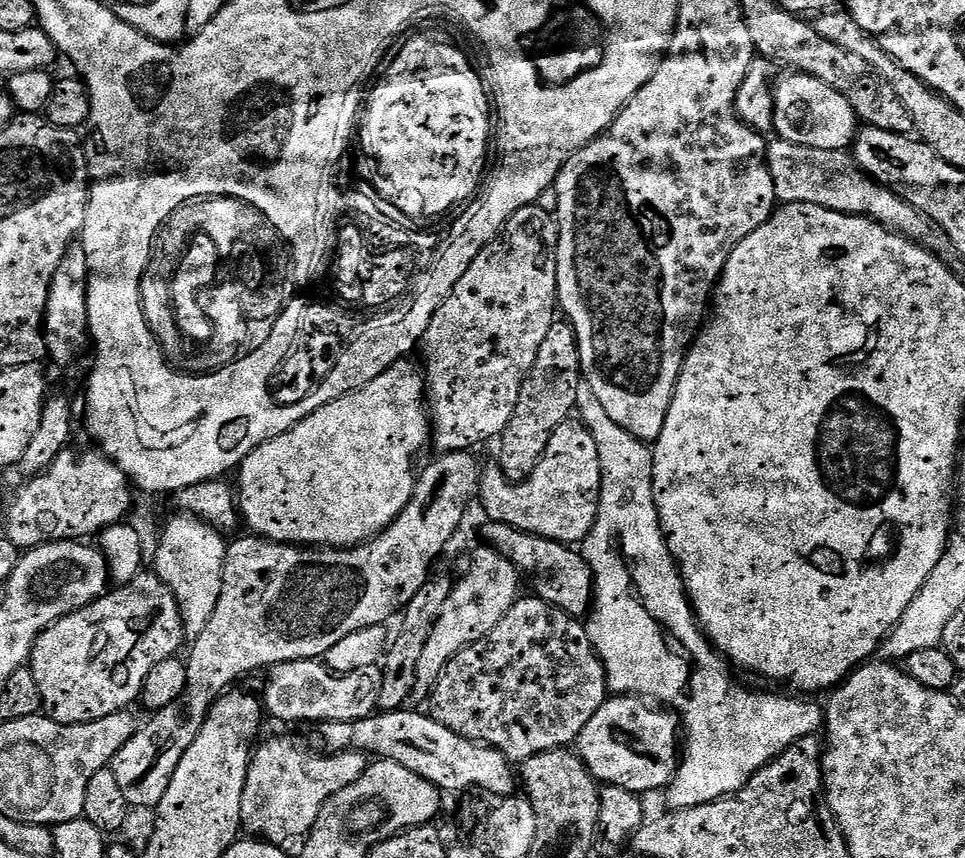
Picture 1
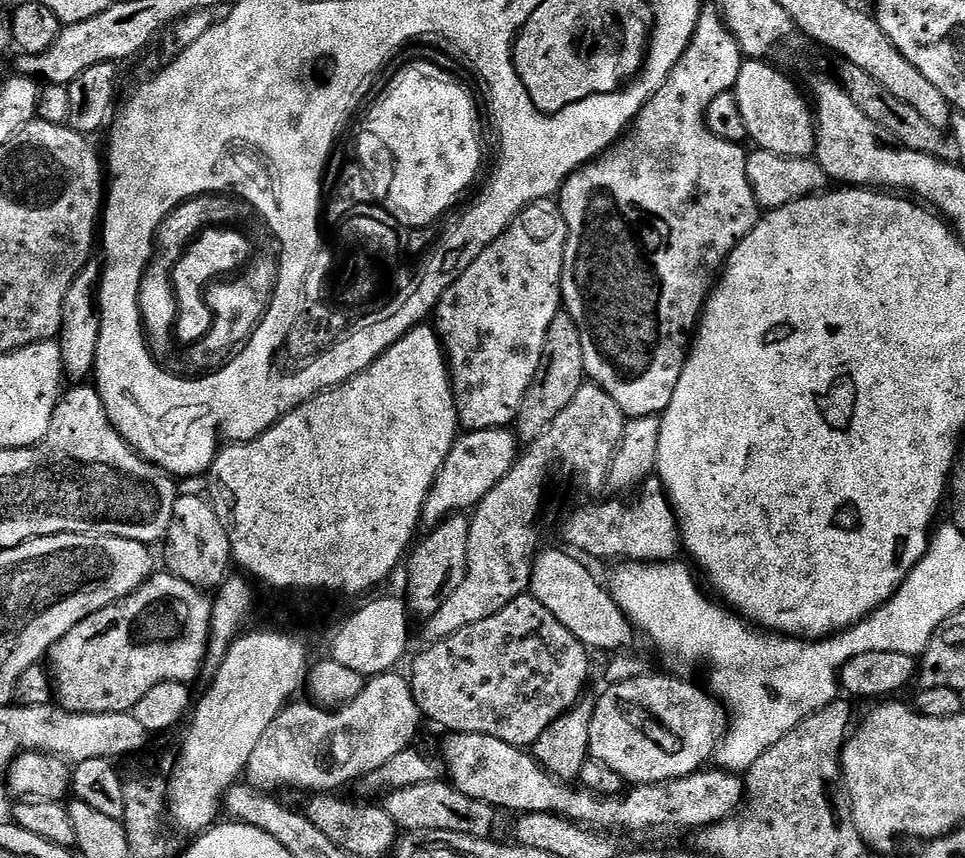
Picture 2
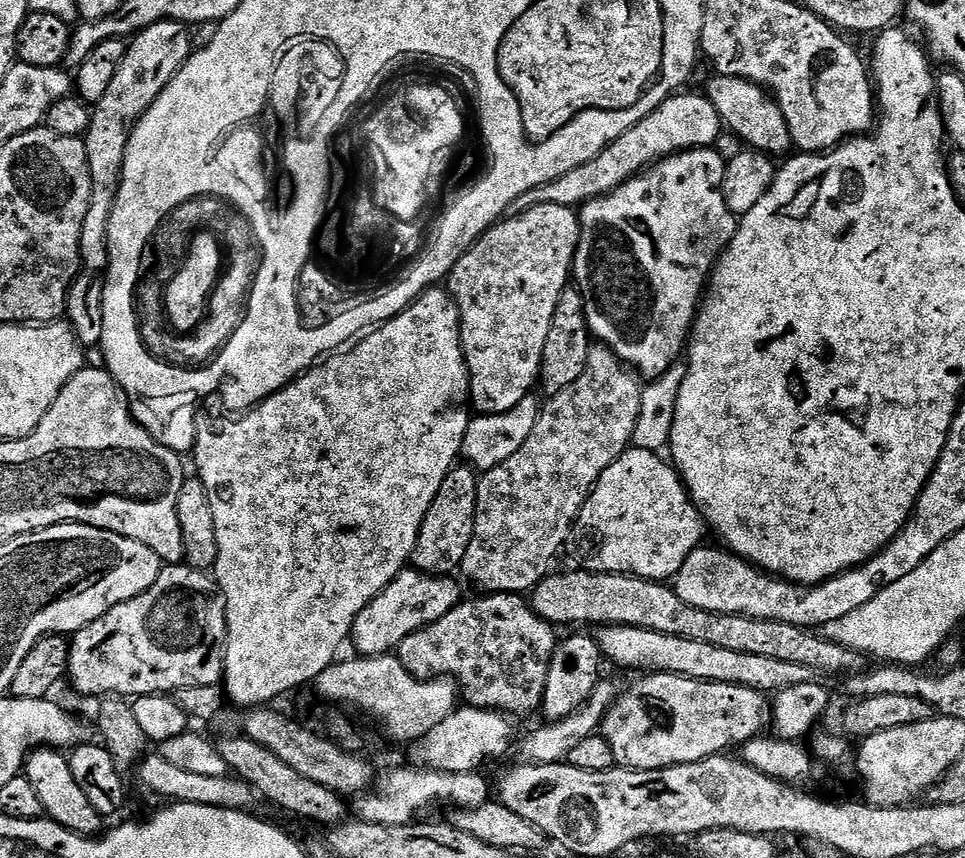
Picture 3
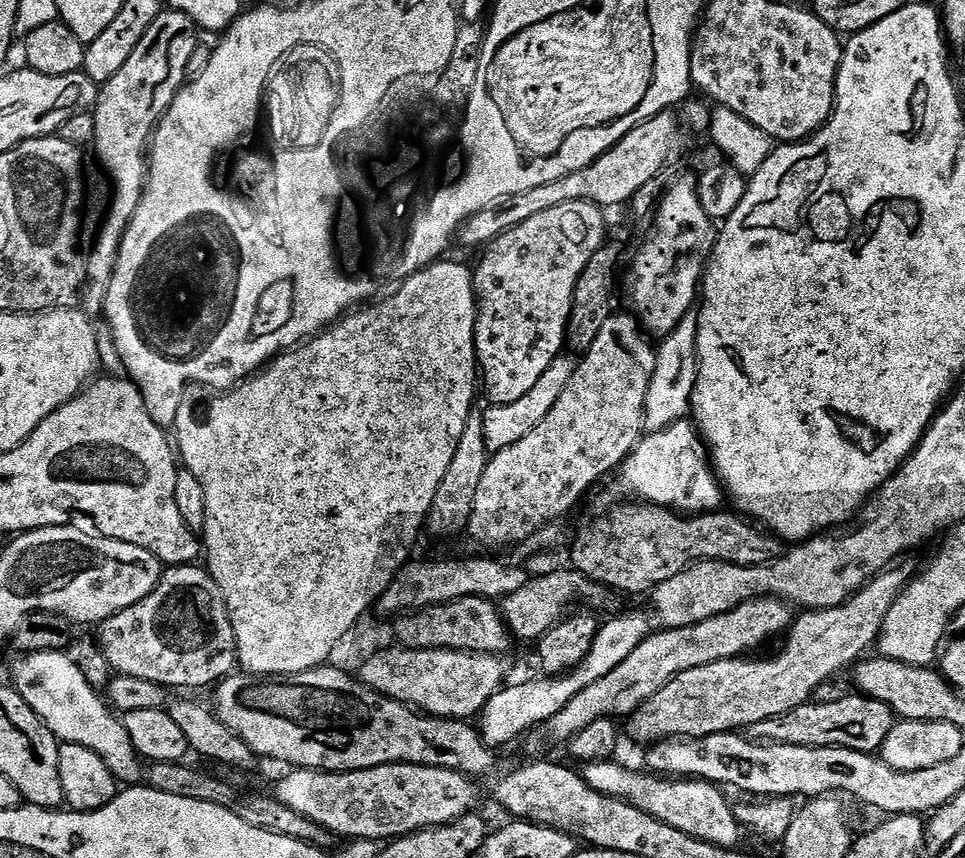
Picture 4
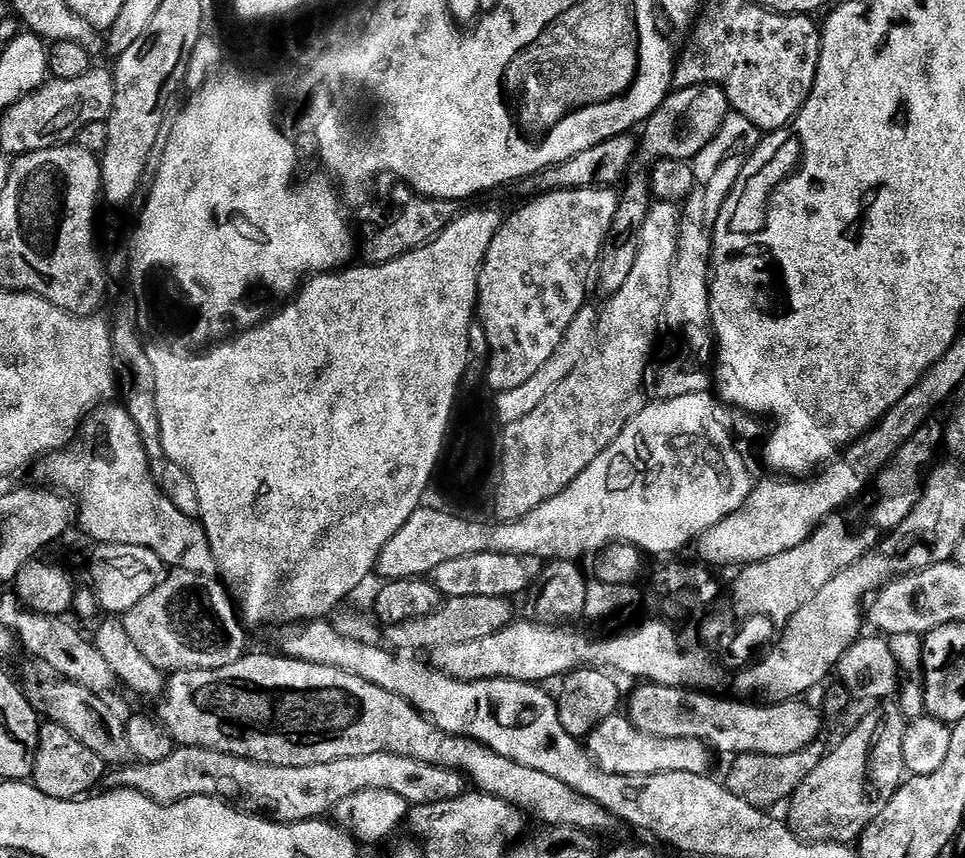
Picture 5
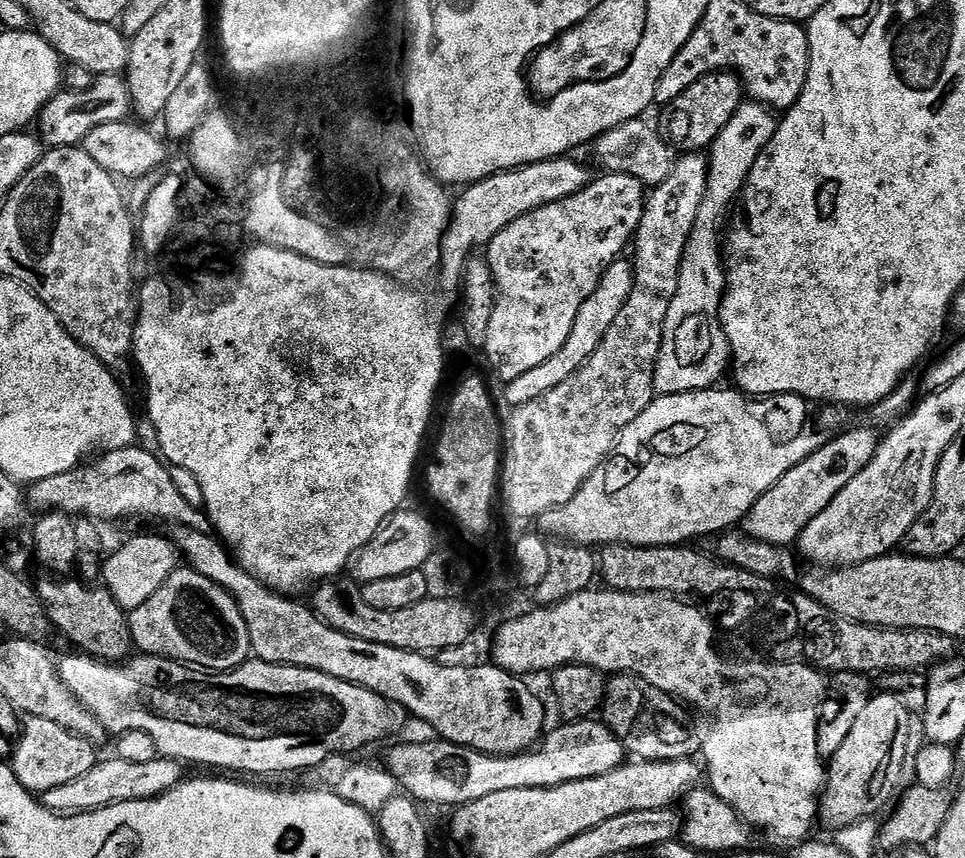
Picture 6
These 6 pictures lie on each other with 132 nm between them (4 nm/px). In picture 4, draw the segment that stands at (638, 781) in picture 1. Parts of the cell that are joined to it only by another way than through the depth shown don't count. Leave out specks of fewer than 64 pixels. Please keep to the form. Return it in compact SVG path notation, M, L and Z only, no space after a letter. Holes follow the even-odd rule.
M900 562L891 568L885 568L883 572L879 572L877 576L870 581L861 592L856 592L845 602L842 606L834 606L826 610L808 610L803 614L795 617L794 623L787 633L786 639L788 641L784 644L784 652L777 654L773 660L748 660L752 658L737 658L734 660L719 660L718 662L710 662L706 666L694 666L694 670L686 670L682 674L678 674L670 682L666 682L666 686L662 686L662 690L658 690L658 694L654 694L647 700L638 711L633 712L631 716L627 717L626 724L628 724L628 732L643 746L651 746L659 744L661 740L674 740L677 738L695 738L698 736L709 736L710 734L722 734L723 732L739 733L741 730L747 730L750 726L754 726L758 722L766 722L766 718L778 718L784 716L790 710L794 710L798 706L809 703L813 699L815 691L818 686L823 683L831 681L836 678L840 671L851 669L869 651L868 647L875 645L880 639L880 631L886 622L886 614L890 614L890 606L894 606L894 602L904 592L904 587L907 586L908 581L914 575L914 569L910 565L904 564L908 562Z

